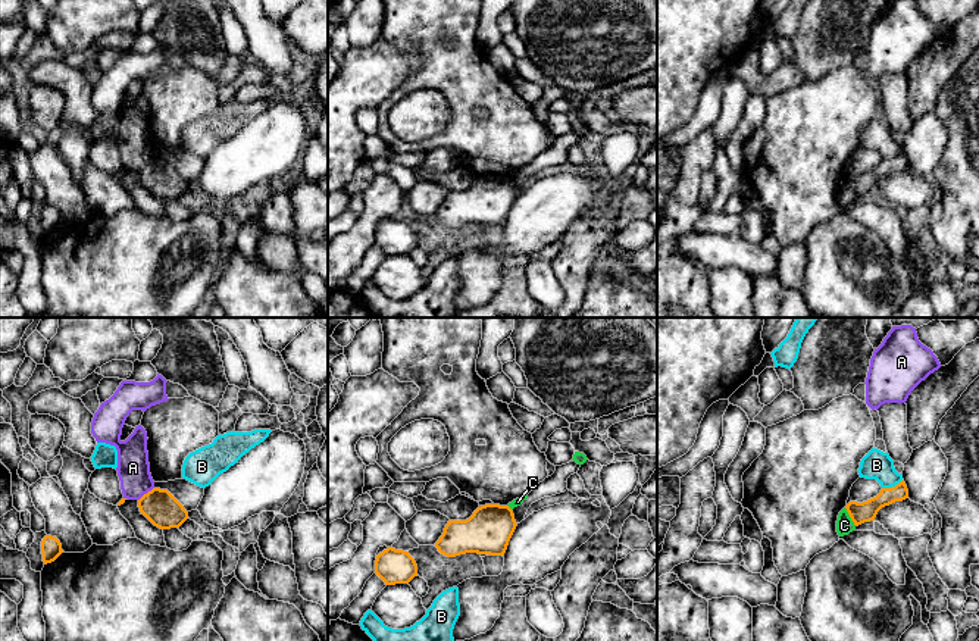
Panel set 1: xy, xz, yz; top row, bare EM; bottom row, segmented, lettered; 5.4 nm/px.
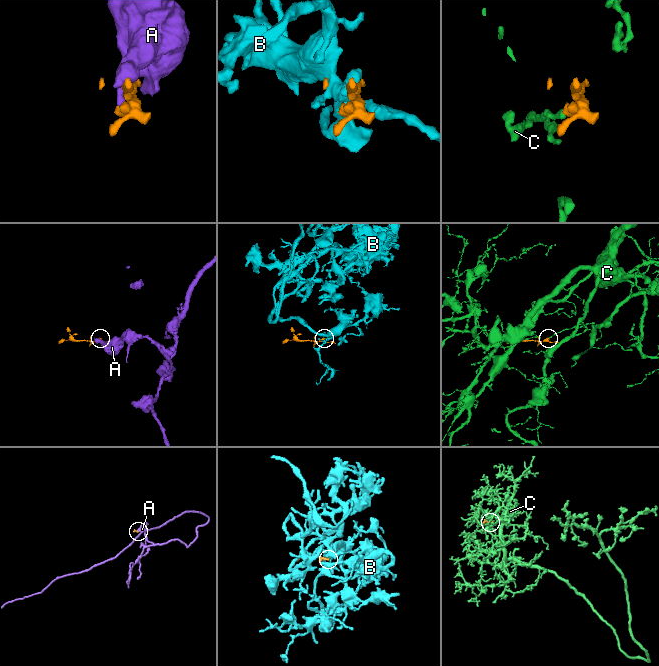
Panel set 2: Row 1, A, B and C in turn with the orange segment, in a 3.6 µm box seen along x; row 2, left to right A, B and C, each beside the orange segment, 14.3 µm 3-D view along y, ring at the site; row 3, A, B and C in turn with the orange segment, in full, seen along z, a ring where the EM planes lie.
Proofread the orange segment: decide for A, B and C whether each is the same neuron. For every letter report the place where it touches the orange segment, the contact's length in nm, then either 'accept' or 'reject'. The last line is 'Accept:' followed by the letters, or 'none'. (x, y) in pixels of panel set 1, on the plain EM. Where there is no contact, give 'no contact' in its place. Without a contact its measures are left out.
A: xy (147, 163) | 120 nm | reject
B: yz (893, 158) | 130 nm | reject
C: yz (850, 187) | 120 nm | reject
Accept: none

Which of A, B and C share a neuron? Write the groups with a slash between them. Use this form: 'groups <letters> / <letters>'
groups A / B / C

